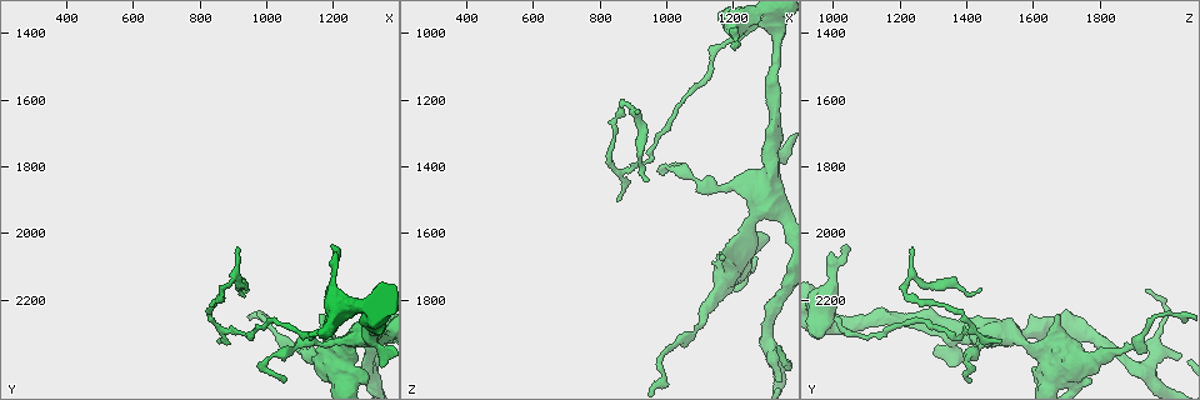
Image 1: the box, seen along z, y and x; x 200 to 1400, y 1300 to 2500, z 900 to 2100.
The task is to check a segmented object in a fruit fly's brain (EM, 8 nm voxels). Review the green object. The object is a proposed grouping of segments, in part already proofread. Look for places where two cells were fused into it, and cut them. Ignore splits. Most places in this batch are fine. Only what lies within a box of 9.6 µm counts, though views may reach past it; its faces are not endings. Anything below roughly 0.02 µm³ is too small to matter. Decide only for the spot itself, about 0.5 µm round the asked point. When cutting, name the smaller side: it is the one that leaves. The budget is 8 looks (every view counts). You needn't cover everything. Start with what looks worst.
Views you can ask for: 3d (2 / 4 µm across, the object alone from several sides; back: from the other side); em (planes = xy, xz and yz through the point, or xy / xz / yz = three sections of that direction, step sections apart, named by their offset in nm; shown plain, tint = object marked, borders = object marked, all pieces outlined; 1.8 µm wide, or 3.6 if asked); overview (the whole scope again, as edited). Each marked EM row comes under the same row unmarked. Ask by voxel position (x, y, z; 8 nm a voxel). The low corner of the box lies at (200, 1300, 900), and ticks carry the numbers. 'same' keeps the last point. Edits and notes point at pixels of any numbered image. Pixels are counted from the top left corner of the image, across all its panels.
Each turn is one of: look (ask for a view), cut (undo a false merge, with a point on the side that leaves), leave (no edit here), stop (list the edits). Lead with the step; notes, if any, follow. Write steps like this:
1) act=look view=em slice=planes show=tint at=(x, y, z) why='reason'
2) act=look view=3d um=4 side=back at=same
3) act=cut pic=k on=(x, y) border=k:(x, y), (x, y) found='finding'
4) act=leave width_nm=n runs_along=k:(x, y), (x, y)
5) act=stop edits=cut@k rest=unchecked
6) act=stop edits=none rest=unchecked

act=look view=em slice=xz step=16 show=tint at=(1310, 2420, 1940)

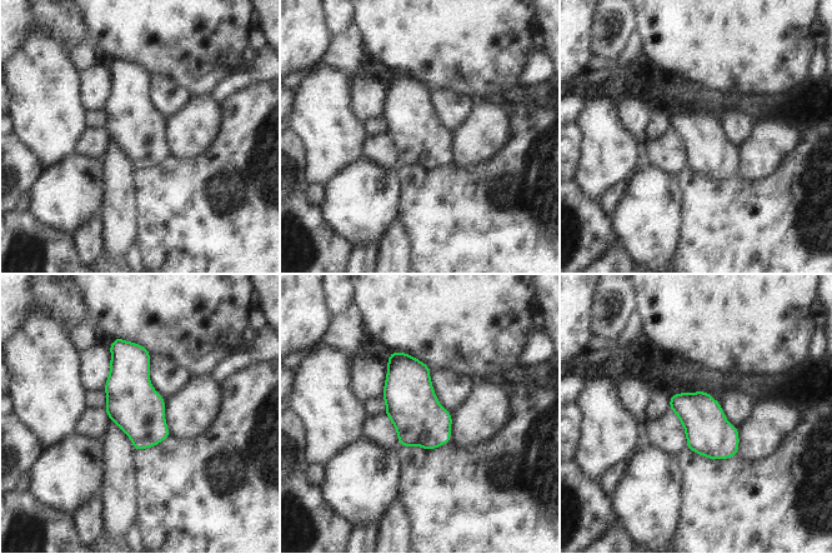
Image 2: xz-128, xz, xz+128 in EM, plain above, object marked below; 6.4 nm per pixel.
act=leave found='all the same cell'

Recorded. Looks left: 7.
act=look view=em slice=planes show=tint at=(1200, 2120, 1000) why='calibre changes'

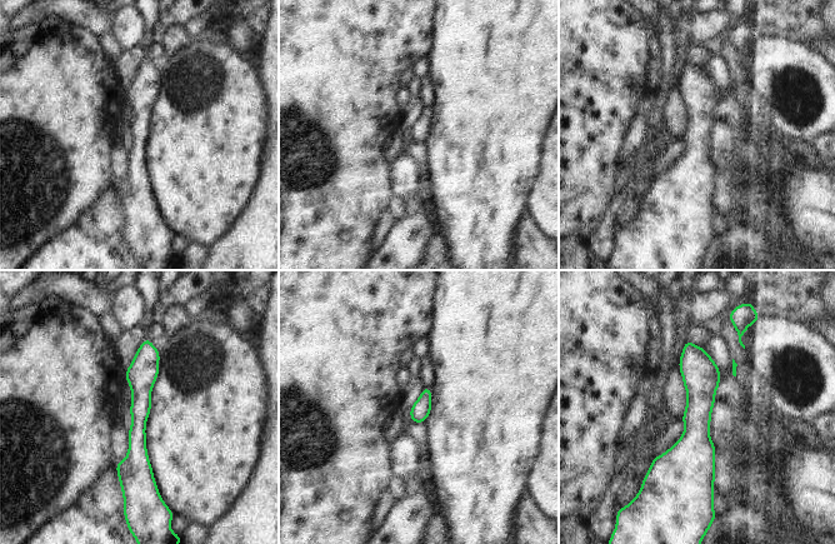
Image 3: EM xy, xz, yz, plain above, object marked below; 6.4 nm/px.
act=leave runs_along=3:(148, 343), (141, 374), (133, 485) found='all the same cell'

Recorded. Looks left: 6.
act=look view=3d um=2 at=(900, 2150, 1230) why='sharp bend'

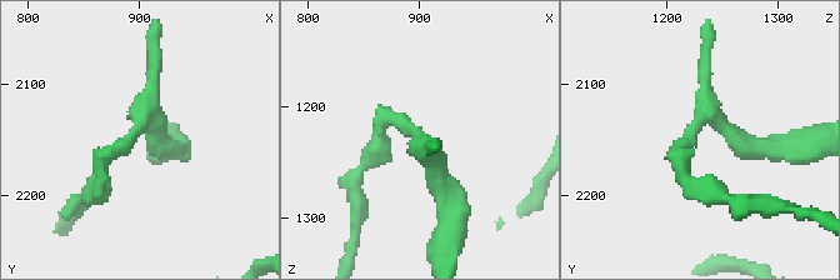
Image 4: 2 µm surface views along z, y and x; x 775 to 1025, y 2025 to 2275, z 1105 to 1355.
act=look view=em slice=planes show=tint at=(894, 2148, 1222) why='now the EM'

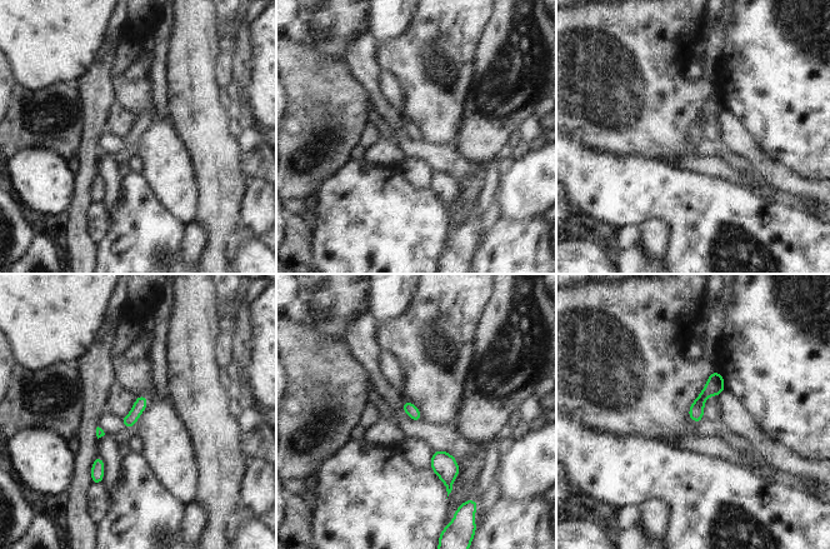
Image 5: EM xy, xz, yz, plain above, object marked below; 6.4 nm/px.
act=leave found='one cell here'

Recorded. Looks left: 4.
act=stop edits=none rest=unchecked

